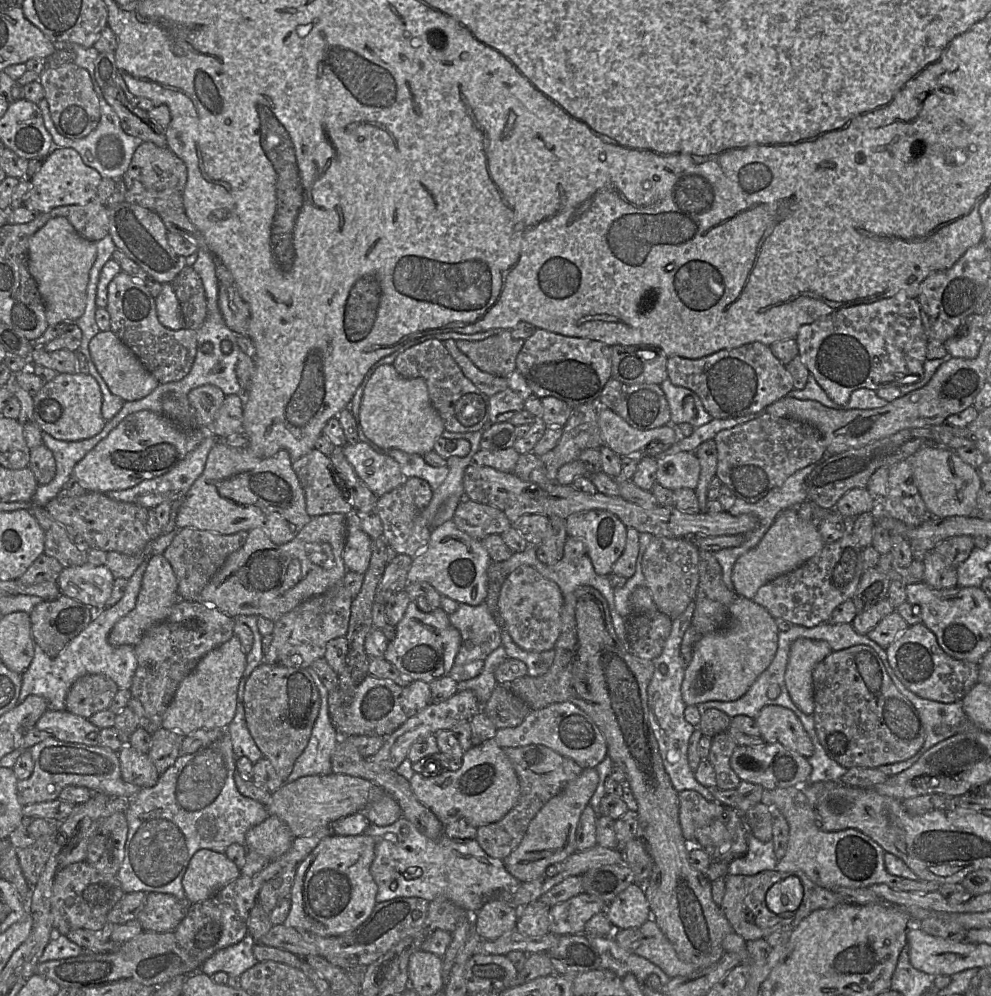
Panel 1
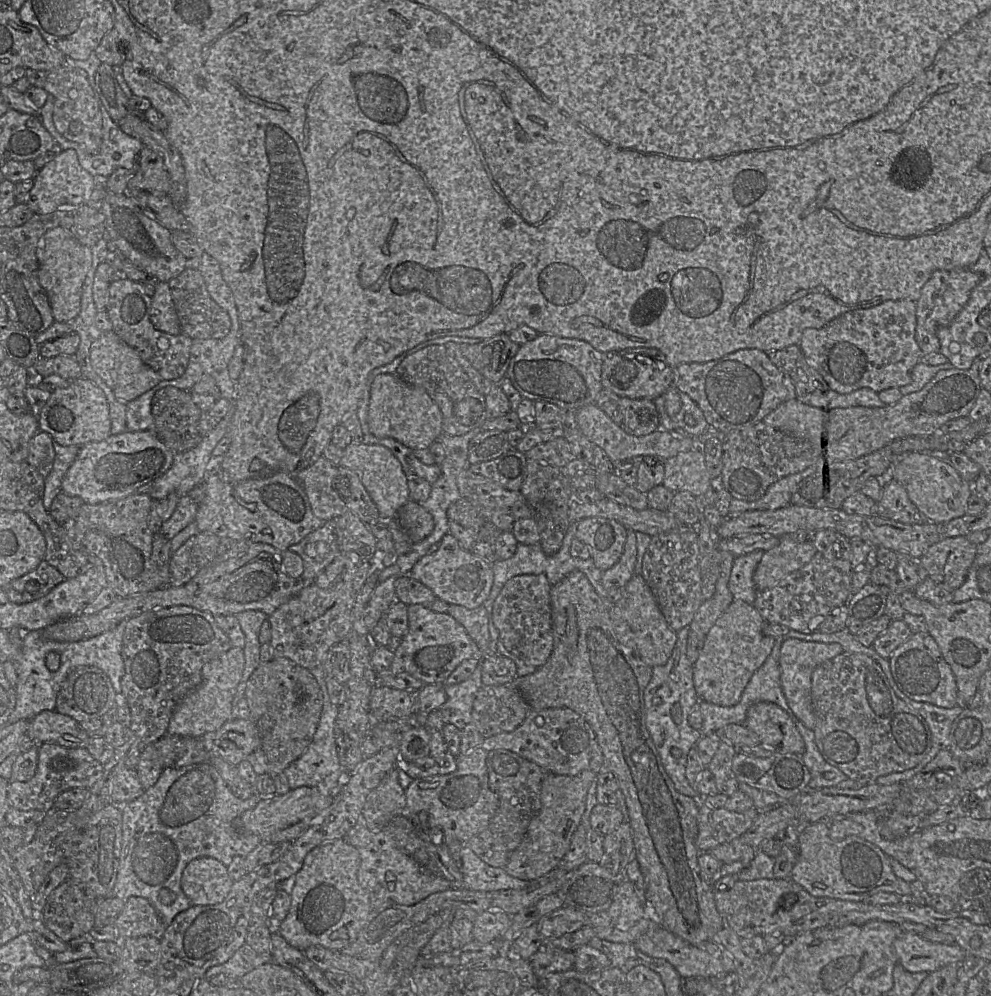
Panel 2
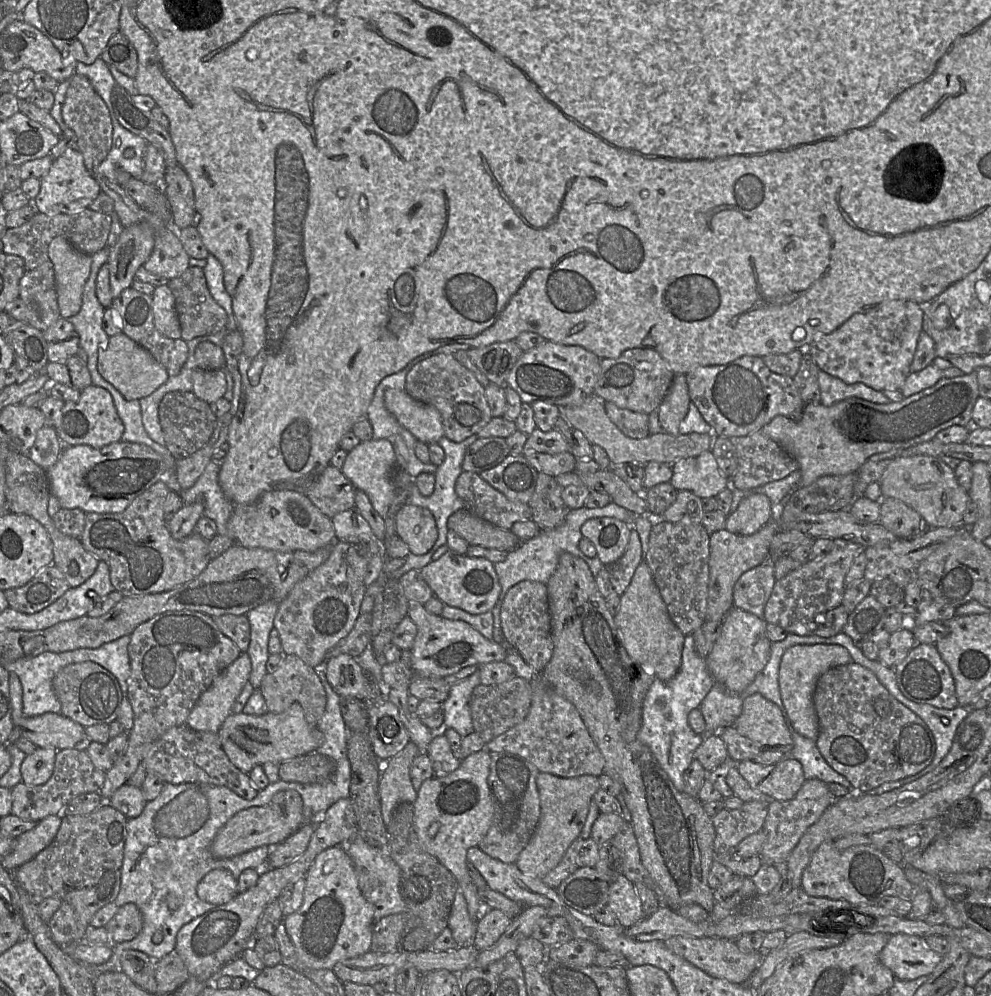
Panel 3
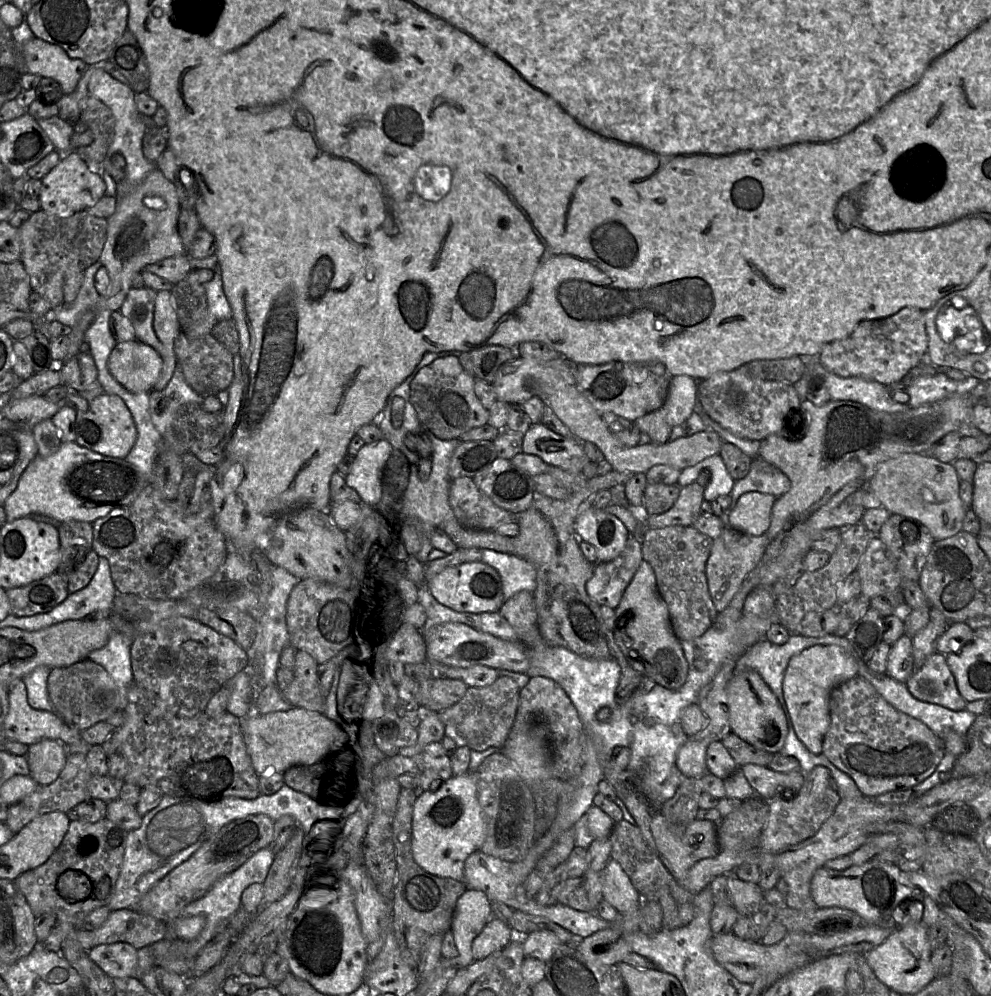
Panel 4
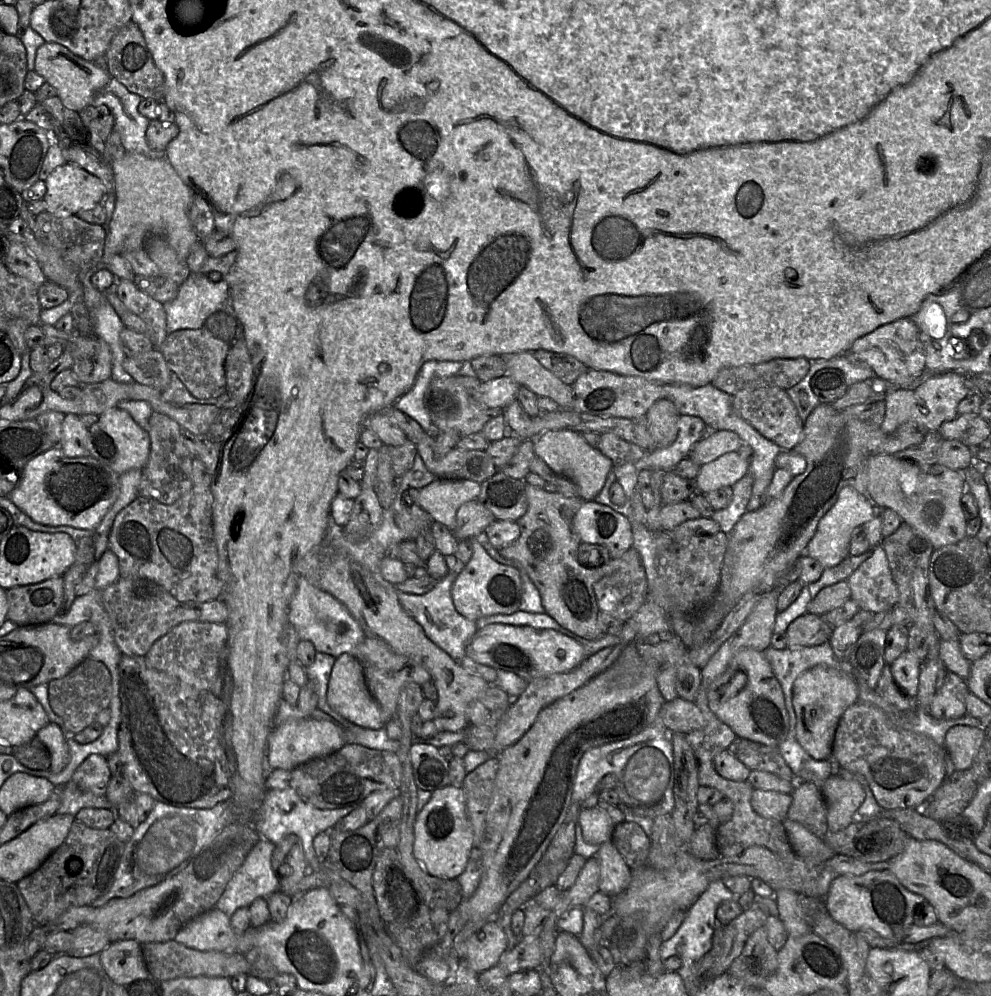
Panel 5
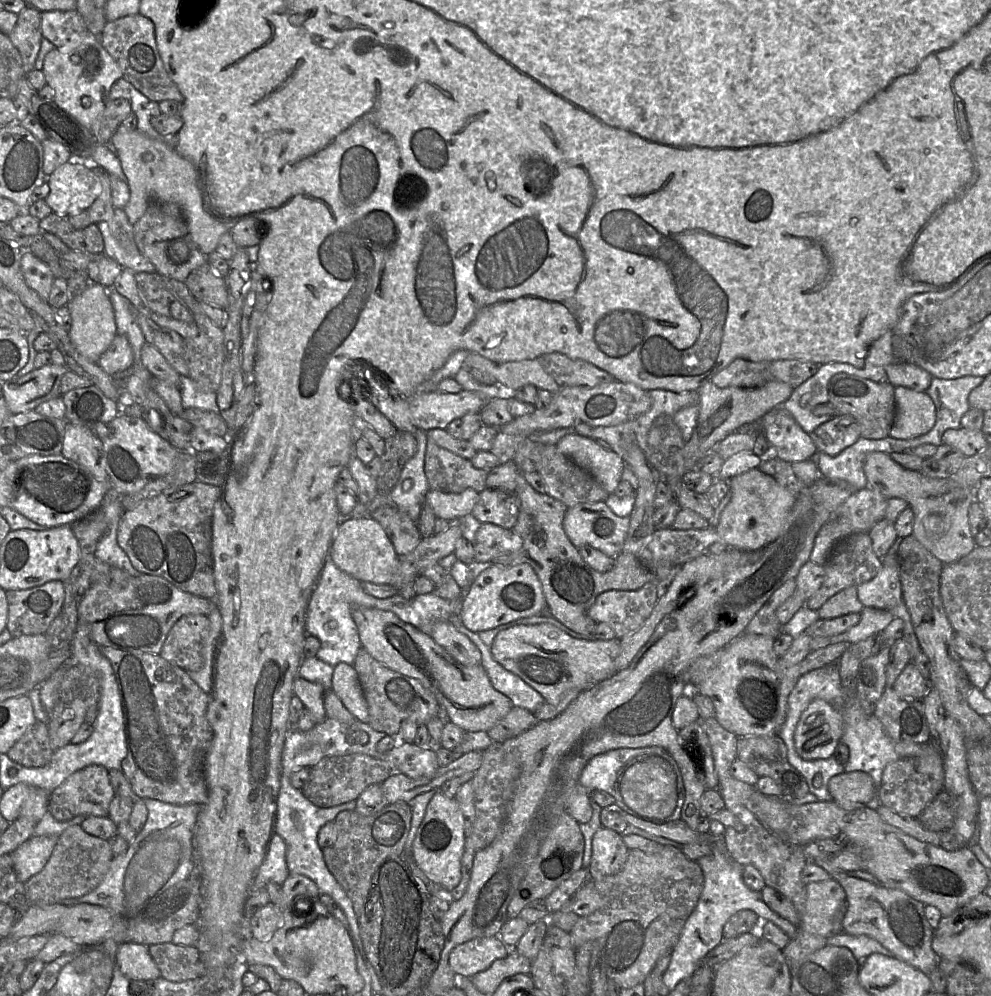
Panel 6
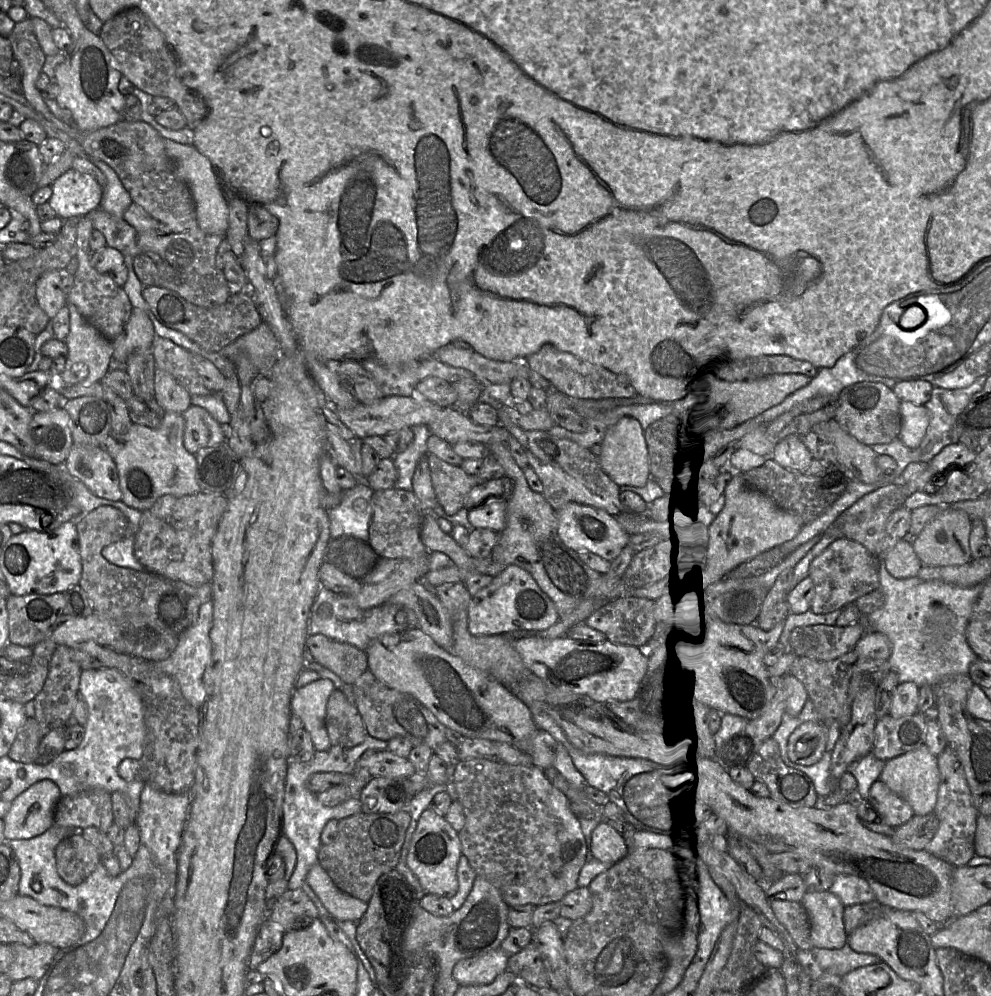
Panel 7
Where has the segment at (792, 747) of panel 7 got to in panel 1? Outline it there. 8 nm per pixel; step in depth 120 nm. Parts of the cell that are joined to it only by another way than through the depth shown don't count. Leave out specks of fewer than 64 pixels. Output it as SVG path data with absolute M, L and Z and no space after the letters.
M799 638L790 646L785 685L793 703L805 714L813 715L813 670L832 653L826 641Z

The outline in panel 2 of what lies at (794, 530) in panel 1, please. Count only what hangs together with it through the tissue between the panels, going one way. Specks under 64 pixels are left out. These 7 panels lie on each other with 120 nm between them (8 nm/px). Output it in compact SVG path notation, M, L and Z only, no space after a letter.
M783 535L777 546L764 552L760 562L758 563L753 575L757 591L775 586L779 581L790 573L801 569L808 564L816 554L817 550L813 542L798 542L792 535Z

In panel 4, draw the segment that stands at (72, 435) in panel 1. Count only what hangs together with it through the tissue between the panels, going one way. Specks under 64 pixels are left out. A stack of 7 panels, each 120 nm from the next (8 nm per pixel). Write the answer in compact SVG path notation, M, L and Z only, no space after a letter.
M102 393L89 402L87 411L77 411L74 422L75 442L107 457L126 459L137 440L137 429L126 404L120 397Z

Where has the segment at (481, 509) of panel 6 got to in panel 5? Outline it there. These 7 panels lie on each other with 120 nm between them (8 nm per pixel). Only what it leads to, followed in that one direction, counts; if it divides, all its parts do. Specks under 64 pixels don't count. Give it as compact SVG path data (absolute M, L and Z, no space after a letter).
M497 471L480 483L478 500L494 515L495 520L516 521L528 507L526 481Z

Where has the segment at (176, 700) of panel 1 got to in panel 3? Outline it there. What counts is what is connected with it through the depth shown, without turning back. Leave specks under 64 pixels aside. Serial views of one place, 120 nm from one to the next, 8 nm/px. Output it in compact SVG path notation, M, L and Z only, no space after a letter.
M246 652L225 668L200 696L191 710L186 725L197 731L217 733L243 687L249 680L251 660Z

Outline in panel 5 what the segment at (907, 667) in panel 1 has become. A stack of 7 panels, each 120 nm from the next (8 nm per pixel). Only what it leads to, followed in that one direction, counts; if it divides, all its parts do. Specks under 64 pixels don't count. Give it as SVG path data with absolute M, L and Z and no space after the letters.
M947 671L943 685L935 693L929 713L935 718L954 719L967 713L966 696L968 687L966 681L956 673Z

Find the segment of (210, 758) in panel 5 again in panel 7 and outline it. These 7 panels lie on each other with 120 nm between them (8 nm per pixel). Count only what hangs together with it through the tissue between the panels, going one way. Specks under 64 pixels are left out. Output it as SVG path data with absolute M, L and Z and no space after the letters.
M87 641L73 648L74 659L82 670L112 668L132 678L139 686L145 711L146 744L143 757L140 760L125 759L119 766L119 774L126 781L143 779L150 785L166 793L189 792L193 786L199 743L200 709L191 705L182 695L176 680L156 666L156 662L143 658L120 654L108 647L93 641Z

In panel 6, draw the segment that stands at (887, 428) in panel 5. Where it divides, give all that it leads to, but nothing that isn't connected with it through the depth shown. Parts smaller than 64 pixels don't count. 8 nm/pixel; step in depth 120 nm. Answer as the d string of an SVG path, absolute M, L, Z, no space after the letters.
M894 388L896 416L889 436L909 440L928 433L936 421L936 409L926 392Z

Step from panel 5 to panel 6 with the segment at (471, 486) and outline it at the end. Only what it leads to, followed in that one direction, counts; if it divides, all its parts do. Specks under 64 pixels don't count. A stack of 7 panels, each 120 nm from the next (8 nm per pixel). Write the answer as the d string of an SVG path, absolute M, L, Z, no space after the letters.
M467 488L460 493L429 489L425 494L425 502L431 506L437 518L454 521L471 514L478 497L479 493L472 488Z

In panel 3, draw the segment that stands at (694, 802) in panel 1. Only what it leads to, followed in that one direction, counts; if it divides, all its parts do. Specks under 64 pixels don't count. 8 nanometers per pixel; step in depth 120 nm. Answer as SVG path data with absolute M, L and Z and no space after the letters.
M748 801L737 809L723 808L713 816L715 855L730 852L743 839L763 830L767 805L764 802Z

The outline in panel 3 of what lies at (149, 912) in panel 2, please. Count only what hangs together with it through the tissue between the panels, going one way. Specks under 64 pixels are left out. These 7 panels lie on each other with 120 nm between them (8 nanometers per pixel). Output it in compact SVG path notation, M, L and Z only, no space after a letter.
M127 903L119 907L118 912L105 927L111 943L130 941L141 932L143 917L136 904Z

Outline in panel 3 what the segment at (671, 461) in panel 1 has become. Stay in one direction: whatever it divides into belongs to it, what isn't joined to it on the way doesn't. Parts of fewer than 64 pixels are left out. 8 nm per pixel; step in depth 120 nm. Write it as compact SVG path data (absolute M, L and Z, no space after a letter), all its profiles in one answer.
M711 451L679 459L671 468L670 484L678 491L688 490L700 498L715 497L730 486L729 479L720 472Z

